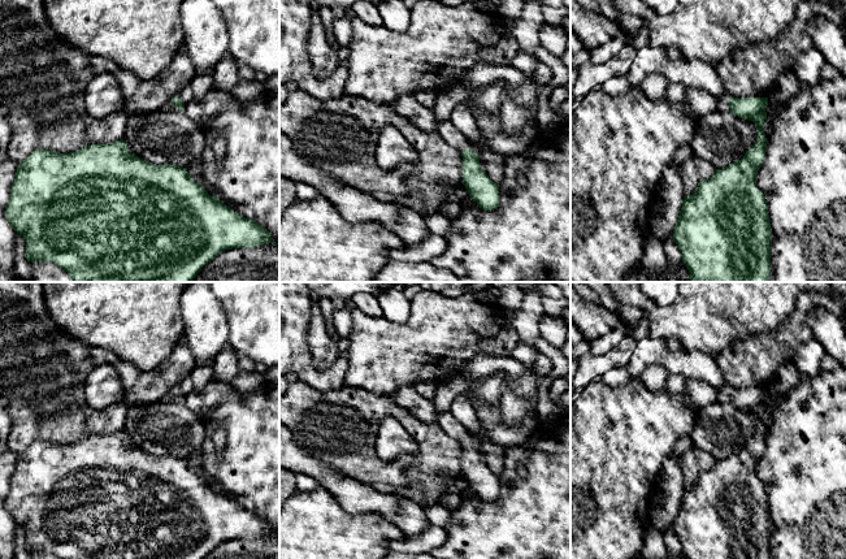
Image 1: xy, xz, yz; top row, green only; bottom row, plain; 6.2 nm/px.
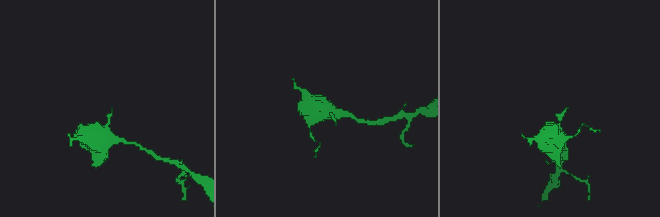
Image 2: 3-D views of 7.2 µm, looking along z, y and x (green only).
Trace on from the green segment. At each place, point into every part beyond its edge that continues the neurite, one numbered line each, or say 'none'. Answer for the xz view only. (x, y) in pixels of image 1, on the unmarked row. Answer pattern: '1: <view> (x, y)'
1: xz (447, 423)

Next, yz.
1: yz (723, 391)

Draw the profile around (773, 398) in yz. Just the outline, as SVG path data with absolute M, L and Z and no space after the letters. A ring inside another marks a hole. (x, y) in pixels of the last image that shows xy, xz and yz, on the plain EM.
M773 387L768 389L768 396L765 398L767 412L764 415L765 429L769 430L773 422L775 413L778 408L782 395Z

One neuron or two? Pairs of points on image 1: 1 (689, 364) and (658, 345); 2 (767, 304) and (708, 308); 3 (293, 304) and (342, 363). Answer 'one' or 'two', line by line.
1: one
2: one
3: one

